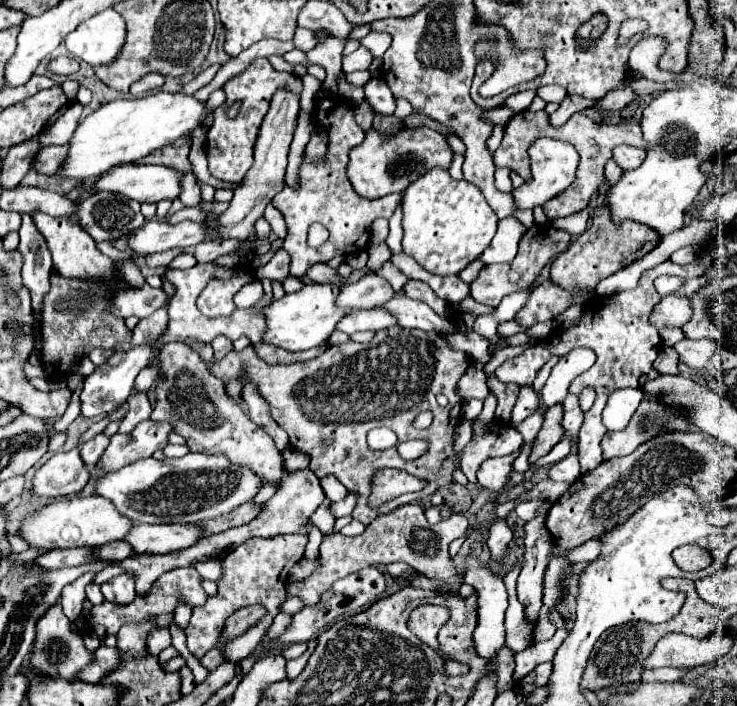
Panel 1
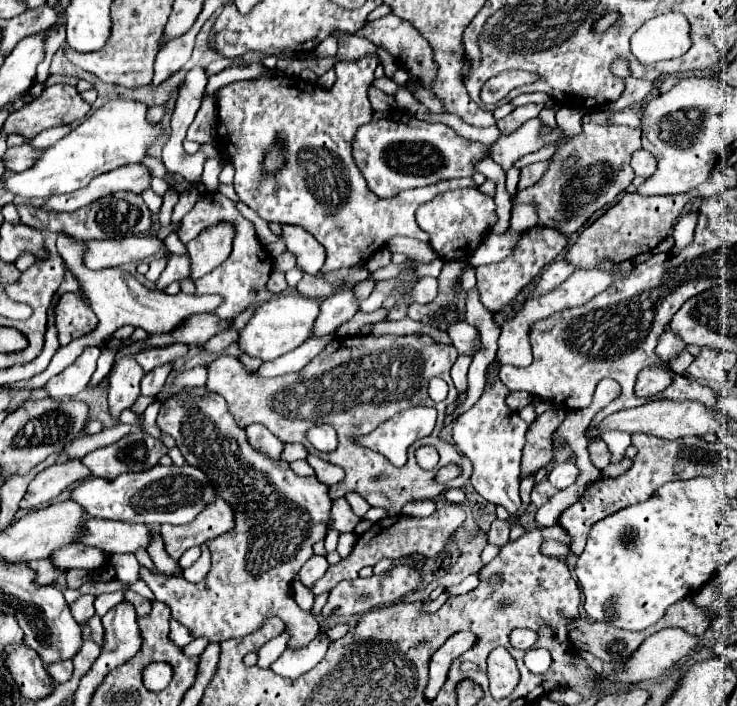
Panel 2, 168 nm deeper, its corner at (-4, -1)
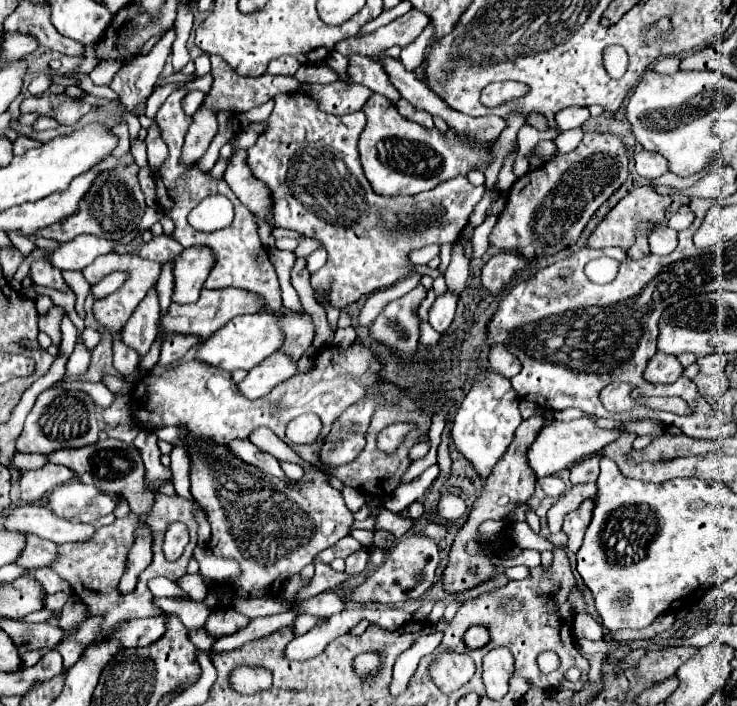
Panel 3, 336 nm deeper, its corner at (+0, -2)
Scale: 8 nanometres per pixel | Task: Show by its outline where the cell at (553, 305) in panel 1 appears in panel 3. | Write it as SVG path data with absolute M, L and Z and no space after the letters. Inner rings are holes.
M491 346L491 350L489 350L489 366L495 372L501 372L507 378L521 372L519 358L509 354L509 350L505 350L505 346Z

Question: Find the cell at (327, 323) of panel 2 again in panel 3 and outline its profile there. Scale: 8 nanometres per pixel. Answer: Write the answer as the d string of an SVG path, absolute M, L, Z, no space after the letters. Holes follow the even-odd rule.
M295 312L281 320L281 328L285 332L285 344L281 350L293 356L295 360L301 358L301 354L313 344L313 338L315 338L313 318L307 312L301 312L301 314Z

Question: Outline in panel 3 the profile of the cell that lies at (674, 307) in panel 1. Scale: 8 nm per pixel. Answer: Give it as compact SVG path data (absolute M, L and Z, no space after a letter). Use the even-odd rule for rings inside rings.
M655 352L655 356L649 360L643 378L651 384L673 384L683 372L681 362L677 356Z

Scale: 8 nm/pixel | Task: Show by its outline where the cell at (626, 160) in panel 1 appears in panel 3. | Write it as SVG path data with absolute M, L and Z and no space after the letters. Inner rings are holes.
M641 150L641 152L637 152L633 156L633 160L635 160L637 174L643 176L643 178L649 178L649 180L663 176L669 170L667 168L667 160L663 156L659 156L659 154L655 154L655 152Z

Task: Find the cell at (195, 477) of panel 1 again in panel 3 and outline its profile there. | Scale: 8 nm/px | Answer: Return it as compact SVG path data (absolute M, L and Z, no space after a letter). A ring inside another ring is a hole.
M71 482L57 486L49 494L49 508L65 520L73 522L95 522L101 516L113 514L119 502L125 500L123 494L105 494L95 486Z

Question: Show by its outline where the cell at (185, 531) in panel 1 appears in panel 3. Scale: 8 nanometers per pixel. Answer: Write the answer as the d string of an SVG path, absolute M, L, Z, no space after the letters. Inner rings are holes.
M23 504L7 514L5 528L9 530L27 530L39 538L51 540L55 544L65 542L89 542L95 534L93 524L69 522L57 518L47 506L41 504Z

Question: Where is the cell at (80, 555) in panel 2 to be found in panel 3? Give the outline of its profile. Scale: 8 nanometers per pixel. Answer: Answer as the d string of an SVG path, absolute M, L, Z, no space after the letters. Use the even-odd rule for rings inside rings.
M29 534L27 538L27 546L21 554L21 558L17 560L17 564L29 572L35 572L39 568L45 568L45 566L51 566L53 562L57 562L59 558L59 546L55 542L49 542L49 540L43 540L43 538L37 538L35 534Z

